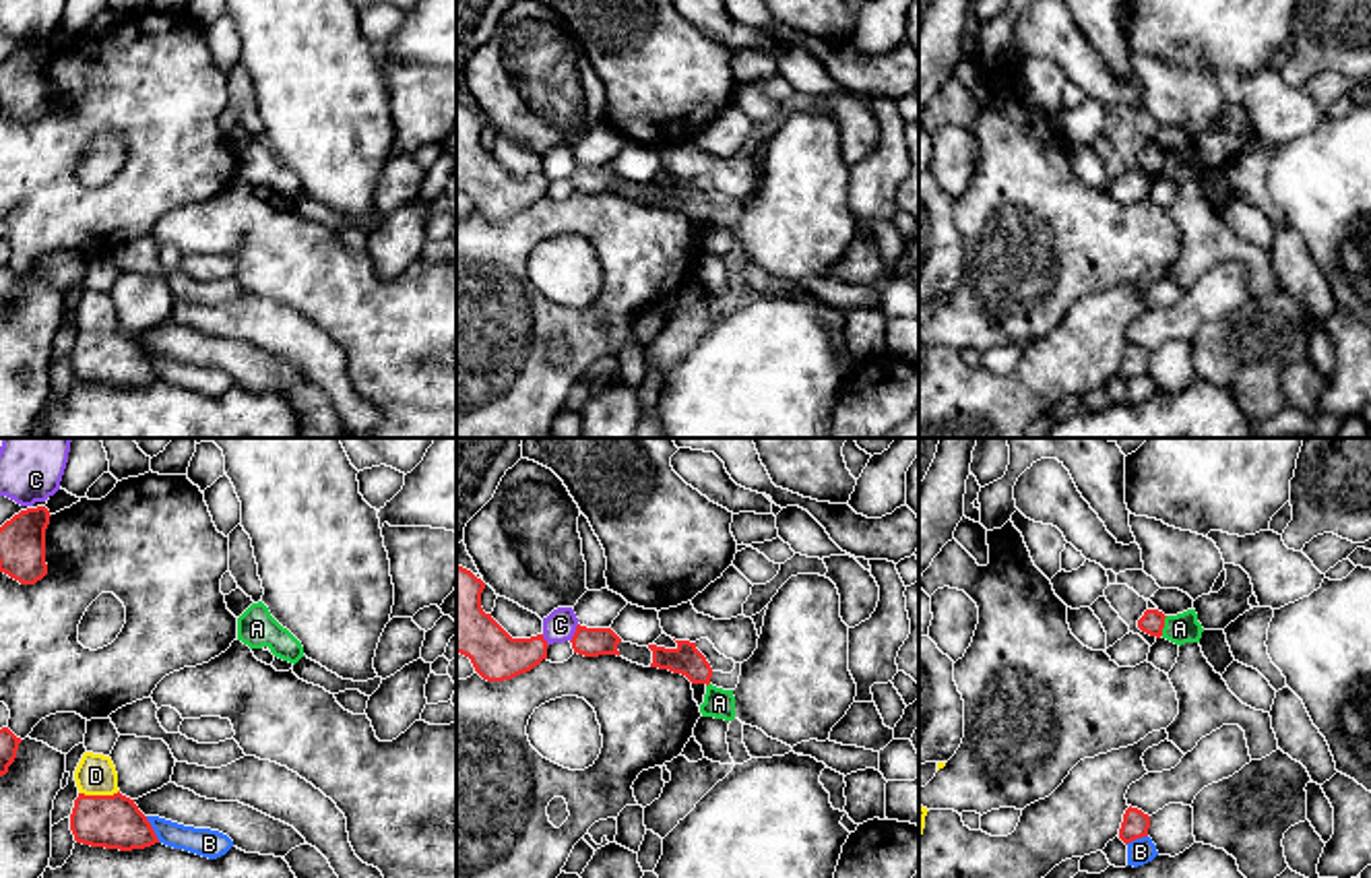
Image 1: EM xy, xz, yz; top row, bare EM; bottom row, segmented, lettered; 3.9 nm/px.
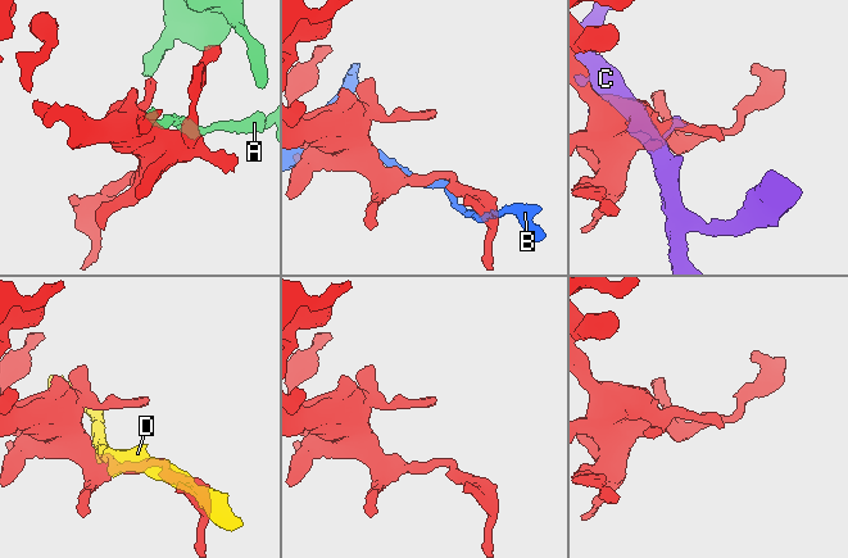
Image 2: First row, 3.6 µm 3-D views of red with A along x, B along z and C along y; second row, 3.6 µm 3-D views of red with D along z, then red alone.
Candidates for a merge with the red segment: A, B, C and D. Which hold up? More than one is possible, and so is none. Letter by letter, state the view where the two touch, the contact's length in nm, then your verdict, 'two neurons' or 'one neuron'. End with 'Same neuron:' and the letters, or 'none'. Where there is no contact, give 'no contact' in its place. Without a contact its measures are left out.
A: contact in yz; length 80 nm; two neurons
B: contact in xy; length 120 nm; two neurons
C: contact in xz; length 80 nm; two neurons
D: contact in xy; length 160 nm; two neurons
Same neuron: none

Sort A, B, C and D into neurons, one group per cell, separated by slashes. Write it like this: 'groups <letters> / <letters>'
groups A / B / C / D

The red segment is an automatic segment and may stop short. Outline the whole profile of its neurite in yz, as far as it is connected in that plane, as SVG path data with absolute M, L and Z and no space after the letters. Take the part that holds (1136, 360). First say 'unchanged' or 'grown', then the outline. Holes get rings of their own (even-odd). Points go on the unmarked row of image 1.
unchanged | M1127 345L1119 366L1119 376L1127 382L1136 376L1148 374L1150 353L1138 345Z

